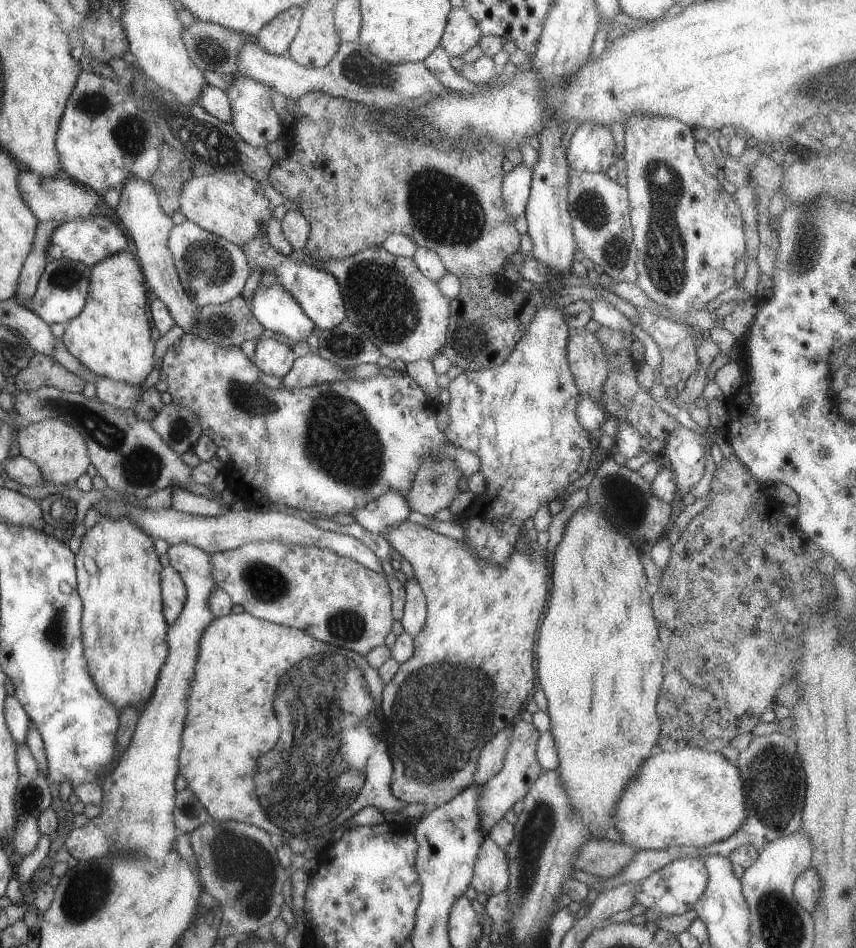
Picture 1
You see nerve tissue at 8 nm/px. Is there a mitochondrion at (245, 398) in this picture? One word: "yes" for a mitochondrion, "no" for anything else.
yes

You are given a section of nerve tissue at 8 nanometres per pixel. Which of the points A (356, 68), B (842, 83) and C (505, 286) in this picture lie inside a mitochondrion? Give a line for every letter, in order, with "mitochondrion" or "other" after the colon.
A: mitochondrion
B: mitochondrion
C: other

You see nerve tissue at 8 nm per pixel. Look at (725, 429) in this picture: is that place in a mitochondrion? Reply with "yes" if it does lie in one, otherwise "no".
no

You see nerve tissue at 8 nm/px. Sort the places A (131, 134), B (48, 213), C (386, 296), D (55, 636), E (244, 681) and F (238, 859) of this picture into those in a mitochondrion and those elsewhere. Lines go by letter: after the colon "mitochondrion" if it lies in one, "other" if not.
A: mitochondrion
B: other
C: mitochondrion
D: mitochondrion
E: other
F: mitochondrion

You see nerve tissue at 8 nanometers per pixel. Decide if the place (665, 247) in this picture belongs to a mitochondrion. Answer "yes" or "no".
yes

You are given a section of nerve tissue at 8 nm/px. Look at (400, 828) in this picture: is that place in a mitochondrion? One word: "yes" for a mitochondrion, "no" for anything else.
no

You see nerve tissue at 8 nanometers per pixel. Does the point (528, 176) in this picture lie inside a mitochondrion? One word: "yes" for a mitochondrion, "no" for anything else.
no

